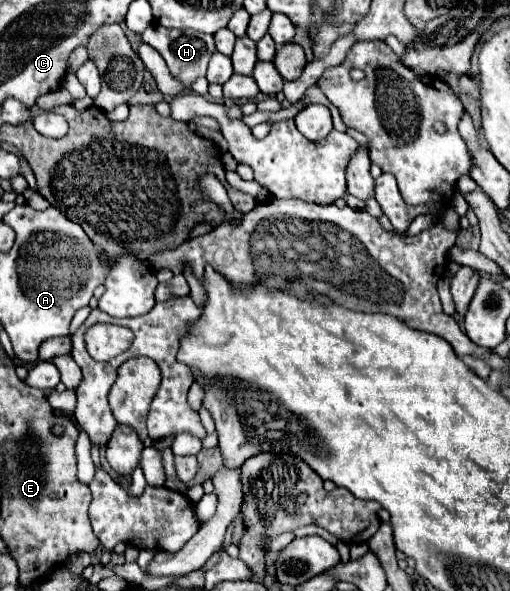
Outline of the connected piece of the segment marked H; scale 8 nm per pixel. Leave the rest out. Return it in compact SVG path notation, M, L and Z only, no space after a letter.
M150 26L142 34L142 40L162 54L170 74L184 84L204 76L208 60L216 52L214 38L196 30L168 30L164 26Z

